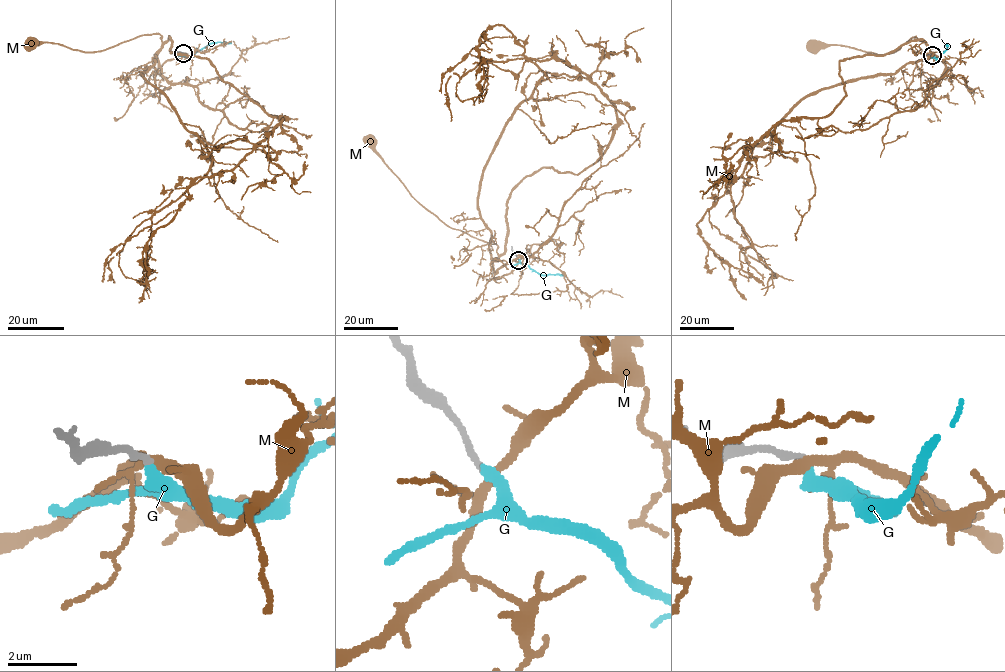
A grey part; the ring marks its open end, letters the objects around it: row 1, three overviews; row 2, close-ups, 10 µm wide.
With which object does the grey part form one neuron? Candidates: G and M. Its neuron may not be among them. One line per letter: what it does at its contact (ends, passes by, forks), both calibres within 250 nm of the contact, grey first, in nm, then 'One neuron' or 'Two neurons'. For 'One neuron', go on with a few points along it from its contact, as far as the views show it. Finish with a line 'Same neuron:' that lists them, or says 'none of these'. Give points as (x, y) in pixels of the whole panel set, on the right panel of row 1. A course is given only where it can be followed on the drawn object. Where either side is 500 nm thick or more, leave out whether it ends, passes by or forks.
G: It ends there. Thickness 170 nm (grey) against 400 nm. One neuron. Its course: (932, 55), (939, 58), (948, 46)
M: It forks there. Thickness 170 nm (grey) against 240 nm. Two neurons
Same neuron: G

